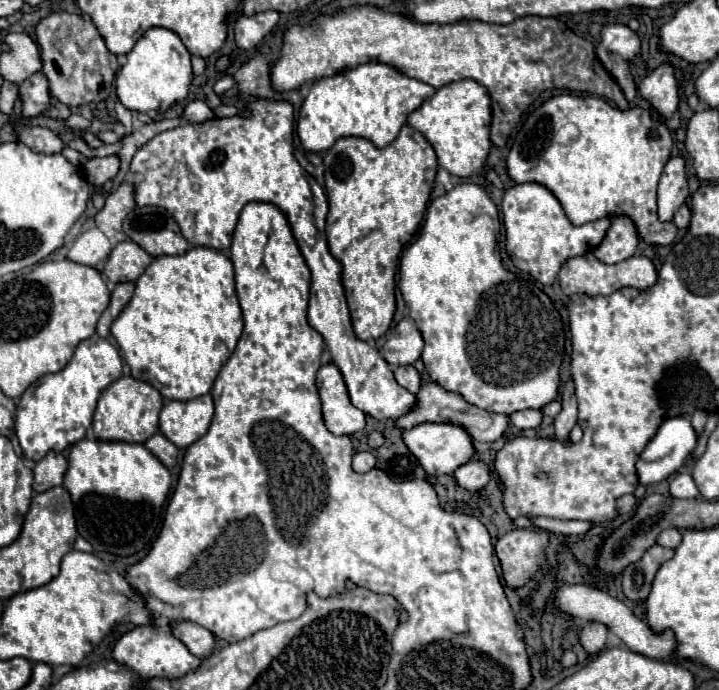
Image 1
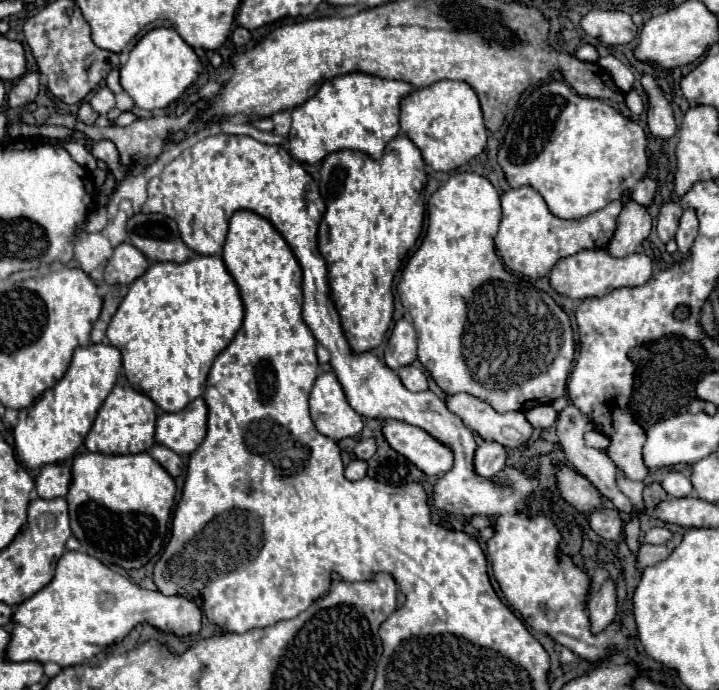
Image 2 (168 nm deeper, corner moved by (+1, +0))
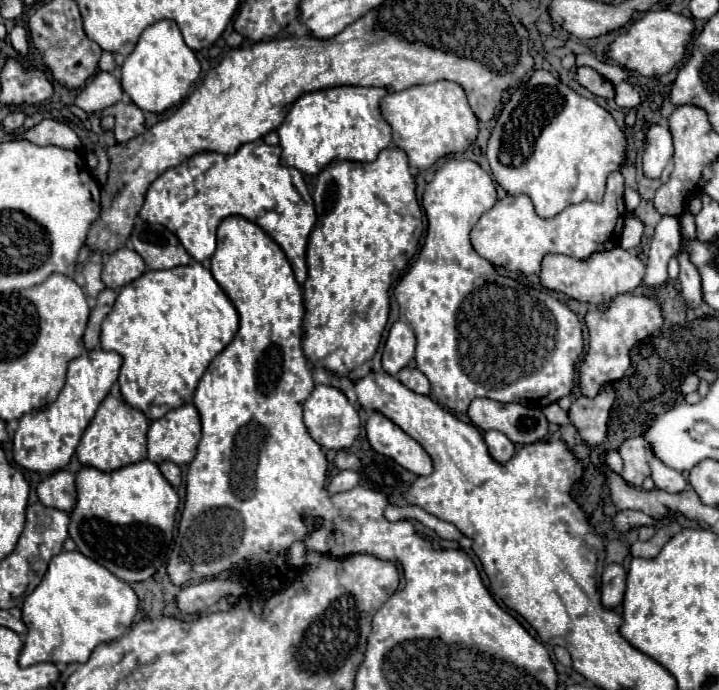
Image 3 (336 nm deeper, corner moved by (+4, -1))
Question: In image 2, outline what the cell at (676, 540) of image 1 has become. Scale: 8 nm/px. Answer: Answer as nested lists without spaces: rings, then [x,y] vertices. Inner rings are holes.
[[[650,528],[644,536],[644,542],[646,544],[664,544],[670,538],[672,538],[672,532],[668,528]]]

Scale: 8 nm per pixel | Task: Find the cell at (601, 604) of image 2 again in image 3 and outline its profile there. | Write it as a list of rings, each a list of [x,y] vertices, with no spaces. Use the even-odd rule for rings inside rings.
[[[611,563],[601,575],[601,605],[607,609],[617,607],[625,593],[625,571],[621,565]]]

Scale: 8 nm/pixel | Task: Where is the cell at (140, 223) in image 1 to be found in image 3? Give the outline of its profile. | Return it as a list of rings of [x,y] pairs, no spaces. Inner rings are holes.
[[[137,221],[131,233],[131,243],[149,269],[173,269],[193,261],[179,239],[163,225]]]

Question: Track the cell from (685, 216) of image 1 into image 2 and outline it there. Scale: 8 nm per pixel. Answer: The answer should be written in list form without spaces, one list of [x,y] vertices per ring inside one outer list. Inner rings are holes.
[[[684,210],[682,218],[680,218],[680,226],[678,226],[678,232],[676,232],[676,244],[678,244],[678,252],[682,256],[688,256],[692,244],[694,244],[694,238],[698,234],[698,218],[696,218],[696,212],[694,210]]]

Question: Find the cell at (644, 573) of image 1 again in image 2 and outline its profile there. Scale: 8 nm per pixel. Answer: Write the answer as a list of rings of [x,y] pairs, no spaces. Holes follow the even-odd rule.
[[[642,544],[640,552],[638,552],[638,570],[646,568],[646,566],[654,566],[654,564],[666,560],[666,556],[670,556],[670,552],[672,552],[670,544],[660,544],[660,546]]]

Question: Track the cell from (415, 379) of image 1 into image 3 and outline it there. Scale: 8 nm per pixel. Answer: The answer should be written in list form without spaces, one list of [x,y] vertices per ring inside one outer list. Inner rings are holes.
[[[403,367],[399,373],[397,373],[397,379],[411,391],[419,393],[419,395],[427,395],[431,389],[429,389],[429,381],[427,377],[417,369],[417,367]]]

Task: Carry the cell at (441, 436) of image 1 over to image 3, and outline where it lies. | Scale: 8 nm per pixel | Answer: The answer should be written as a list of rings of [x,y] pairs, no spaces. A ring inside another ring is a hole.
[[[373,413],[365,429],[369,443],[377,453],[391,457],[393,461],[397,461],[401,467],[415,475],[433,473],[433,461],[429,453],[385,415]]]

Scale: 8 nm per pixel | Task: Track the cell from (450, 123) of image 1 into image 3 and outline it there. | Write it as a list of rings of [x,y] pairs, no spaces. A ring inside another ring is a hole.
[[[435,81],[389,93],[381,99],[381,111],[393,127],[393,143],[407,153],[409,165],[419,169],[433,167],[445,155],[465,153],[475,143],[479,131],[463,87],[453,81]]]

